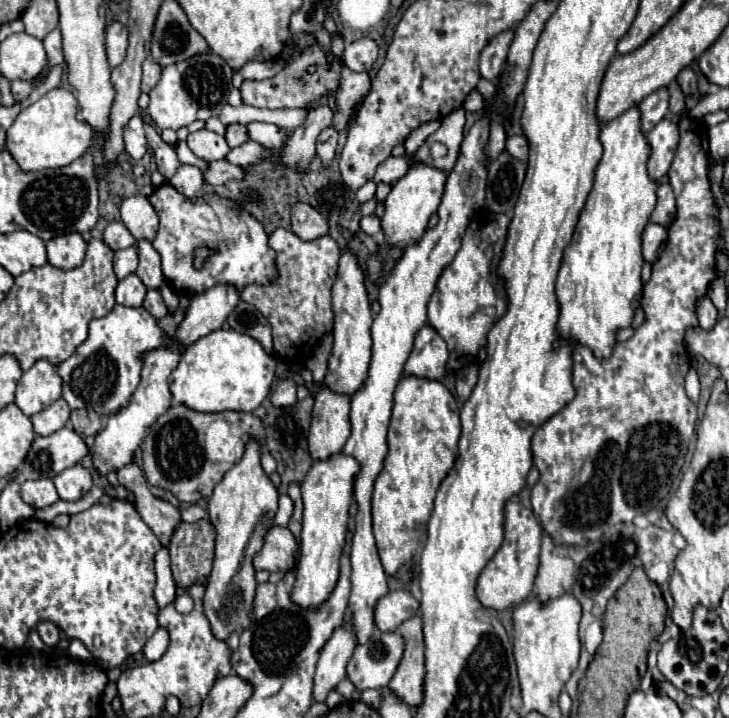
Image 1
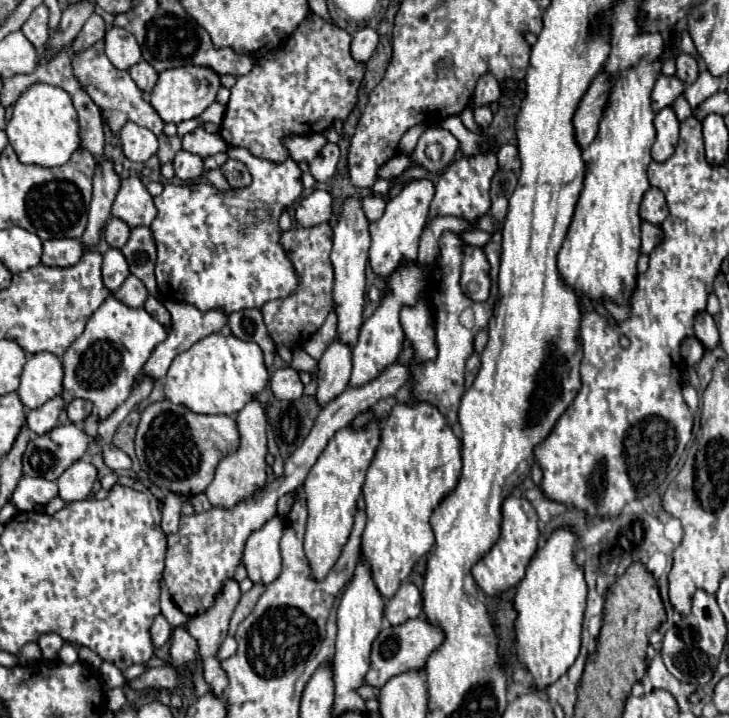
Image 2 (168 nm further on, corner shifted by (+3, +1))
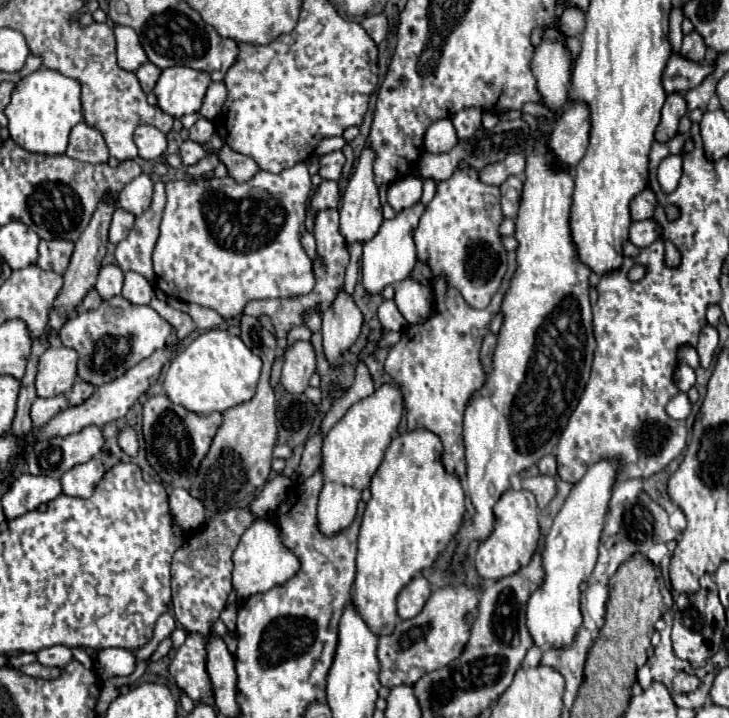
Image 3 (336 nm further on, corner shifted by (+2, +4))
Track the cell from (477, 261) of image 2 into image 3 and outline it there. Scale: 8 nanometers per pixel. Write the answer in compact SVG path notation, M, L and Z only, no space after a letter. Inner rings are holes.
M457 168L455 176L463 176L465 182L437 182L437 192L433 200L425 206L425 212L415 230L415 244L419 260L427 262L433 276L445 276L451 286L455 286L465 302L473 308L487 308L491 296L497 292L505 272L507 272L507 250L501 244L499 224L503 222L501 206L499 206L499 188L485 184L479 180L479 172L475 168Z

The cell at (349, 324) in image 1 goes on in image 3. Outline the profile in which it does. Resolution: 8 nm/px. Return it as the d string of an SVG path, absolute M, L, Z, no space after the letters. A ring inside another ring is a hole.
M365 148L359 156L359 164L345 188L345 194L343 194L343 200L341 200L341 208L339 208L339 214L341 214L341 224L339 224L339 232L341 236L345 238L347 246L353 246L355 242L369 242L377 230L381 228L381 222L383 222L383 214L381 214L381 200L379 200L379 194L377 194L377 186L373 182L373 168L371 168L371 162L373 162L373 152L369 148Z

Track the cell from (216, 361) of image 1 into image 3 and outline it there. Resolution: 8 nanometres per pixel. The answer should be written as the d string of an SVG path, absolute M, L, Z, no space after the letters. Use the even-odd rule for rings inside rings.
M213 328L199 334L183 352L171 360L163 386L173 402L199 416L209 416L211 412L225 412L253 398L259 372L261 358L257 358L239 336L231 336L225 330Z

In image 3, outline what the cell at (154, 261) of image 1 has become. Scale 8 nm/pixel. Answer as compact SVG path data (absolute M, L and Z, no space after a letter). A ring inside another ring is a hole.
M155 182L153 192L153 204L151 208L135 218L135 226L129 232L129 236L117 244L115 260L121 270L133 270L141 276L145 276L149 282L155 282L153 262L151 254L157 242L161 214L165 206L165 188L163 182Z

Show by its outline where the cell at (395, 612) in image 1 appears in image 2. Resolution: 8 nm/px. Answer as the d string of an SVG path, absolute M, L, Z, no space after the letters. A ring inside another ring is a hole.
M414 583L400 585L398 593L388 601L384 615L392 625L402 625L422 613L422 595Z

